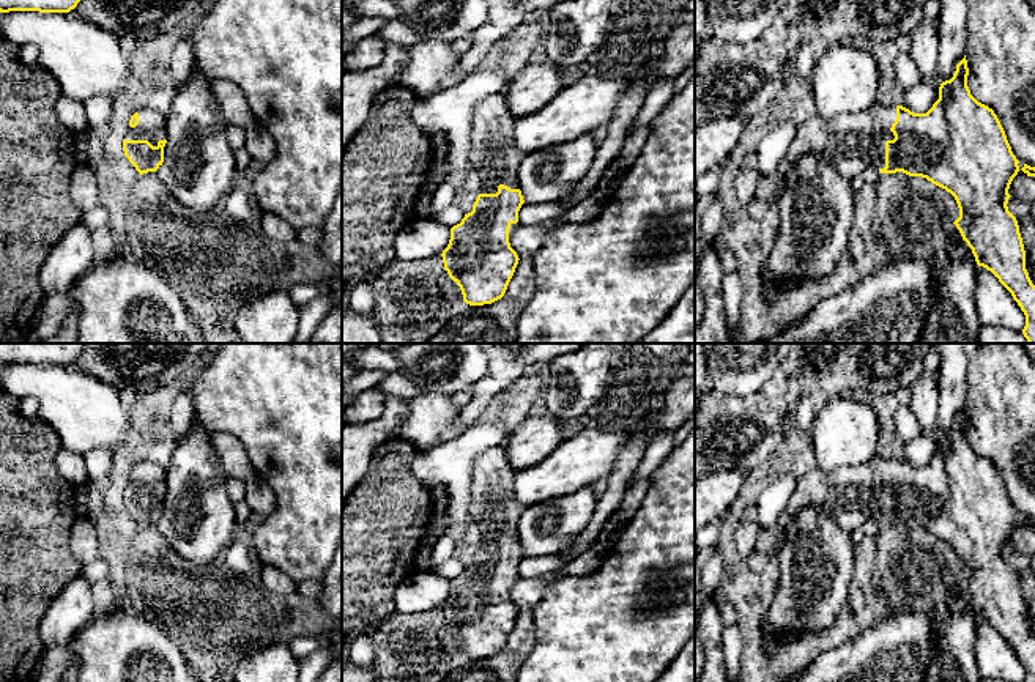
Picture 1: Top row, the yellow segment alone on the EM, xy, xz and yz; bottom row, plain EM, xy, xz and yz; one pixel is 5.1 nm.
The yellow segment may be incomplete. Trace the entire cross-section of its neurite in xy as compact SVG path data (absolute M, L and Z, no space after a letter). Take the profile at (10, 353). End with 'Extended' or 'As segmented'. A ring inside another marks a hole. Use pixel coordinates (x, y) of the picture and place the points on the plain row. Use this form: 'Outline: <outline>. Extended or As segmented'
Outline: M0 343L0 365L69 365L87 343Z. As segmented

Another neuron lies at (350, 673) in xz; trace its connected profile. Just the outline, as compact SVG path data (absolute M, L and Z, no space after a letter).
M351 663L342 665L342 682L378 682L372 668L359 668Z

